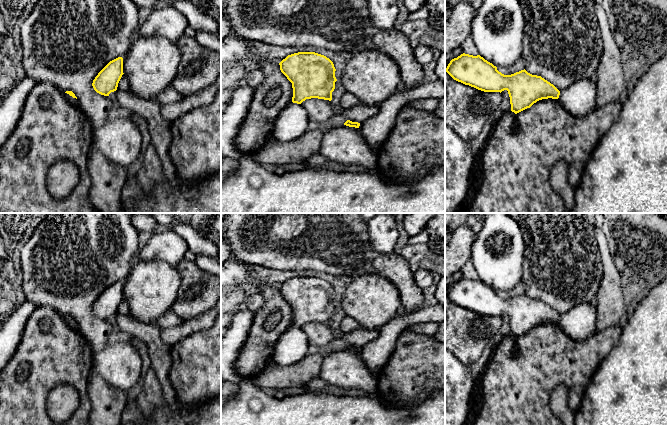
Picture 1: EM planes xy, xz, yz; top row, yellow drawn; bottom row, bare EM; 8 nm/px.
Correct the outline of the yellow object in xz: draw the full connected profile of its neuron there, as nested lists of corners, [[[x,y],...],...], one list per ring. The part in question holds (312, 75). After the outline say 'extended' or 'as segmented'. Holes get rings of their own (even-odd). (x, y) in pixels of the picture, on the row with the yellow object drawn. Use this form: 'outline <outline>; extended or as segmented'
outline [[[298,52],[288,55],[280,63],[281,72],[292,83],[292,102],[301,104],[306,99],[332,100],[335,89],[335,67],[324,55]]]; as segmented

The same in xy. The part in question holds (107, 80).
outline [[[118,57],[110,61],[95,77],[92,86],[94,90],[104,96],[117,90],[123,75],[123,58]]]; as segmented

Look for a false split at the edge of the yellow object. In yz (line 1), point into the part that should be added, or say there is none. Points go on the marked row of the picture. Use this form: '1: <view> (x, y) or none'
1: none

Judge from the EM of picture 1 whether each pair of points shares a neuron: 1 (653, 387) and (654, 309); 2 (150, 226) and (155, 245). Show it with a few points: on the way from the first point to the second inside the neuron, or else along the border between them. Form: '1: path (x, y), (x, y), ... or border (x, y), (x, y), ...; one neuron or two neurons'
1: path (654, 368), (654, 328); one neuron
2: border (160, 229), (152, 234); two neurons

